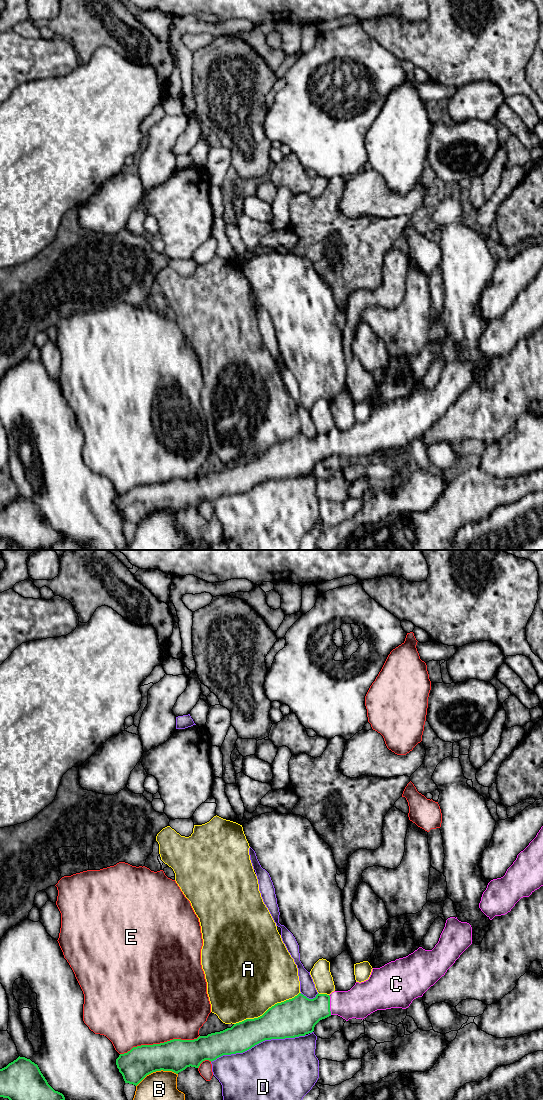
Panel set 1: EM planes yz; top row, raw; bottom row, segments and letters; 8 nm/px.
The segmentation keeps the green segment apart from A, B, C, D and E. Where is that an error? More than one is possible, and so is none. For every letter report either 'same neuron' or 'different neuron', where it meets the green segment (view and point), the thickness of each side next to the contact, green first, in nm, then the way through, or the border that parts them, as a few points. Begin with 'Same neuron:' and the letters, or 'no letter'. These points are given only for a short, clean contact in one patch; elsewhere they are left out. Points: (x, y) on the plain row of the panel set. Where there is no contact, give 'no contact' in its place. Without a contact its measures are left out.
Same neuron: C
A: different neuron; contact yz (268, 449); calibres 300 and 500 nm
B: different neuron; contact yz (156, 510); calibres 260 and 380 nm
C: same neuron; contact yz (329, 445); calibres 300 and 260 nm
D: different neuron; contact yz (258, 483); calibres 280 and 500 nm
E: different neuron; contact yz (160, 483); calibres 260 and 500 nm

